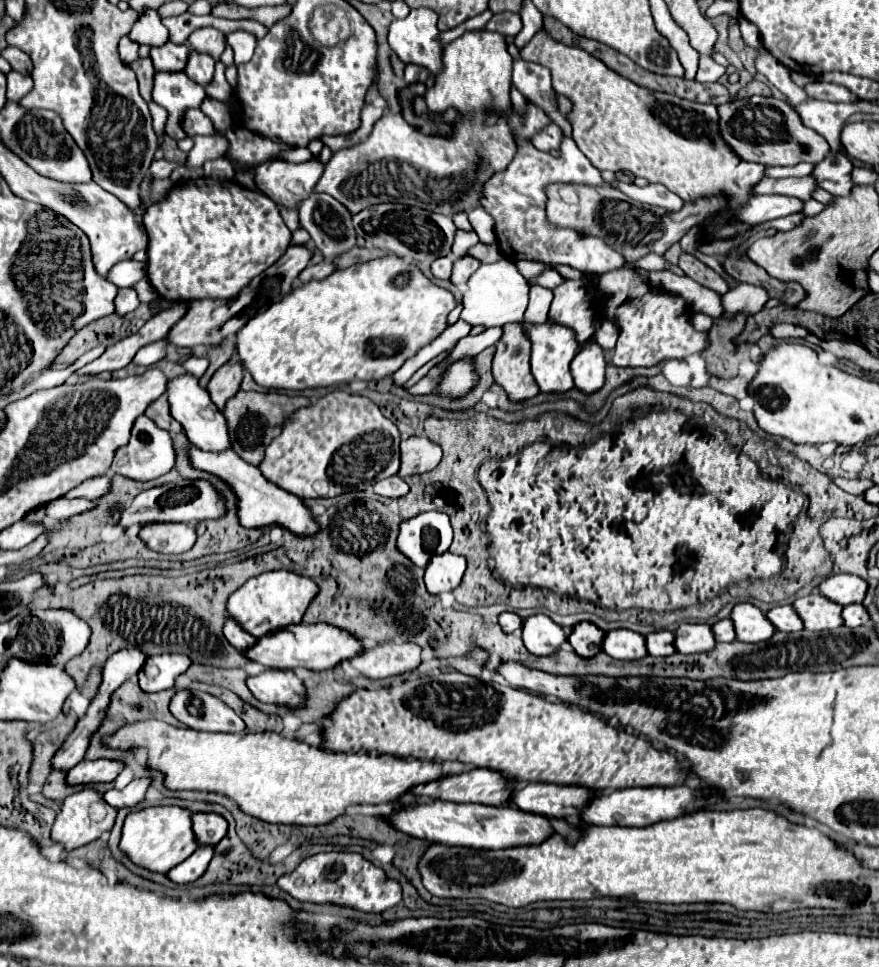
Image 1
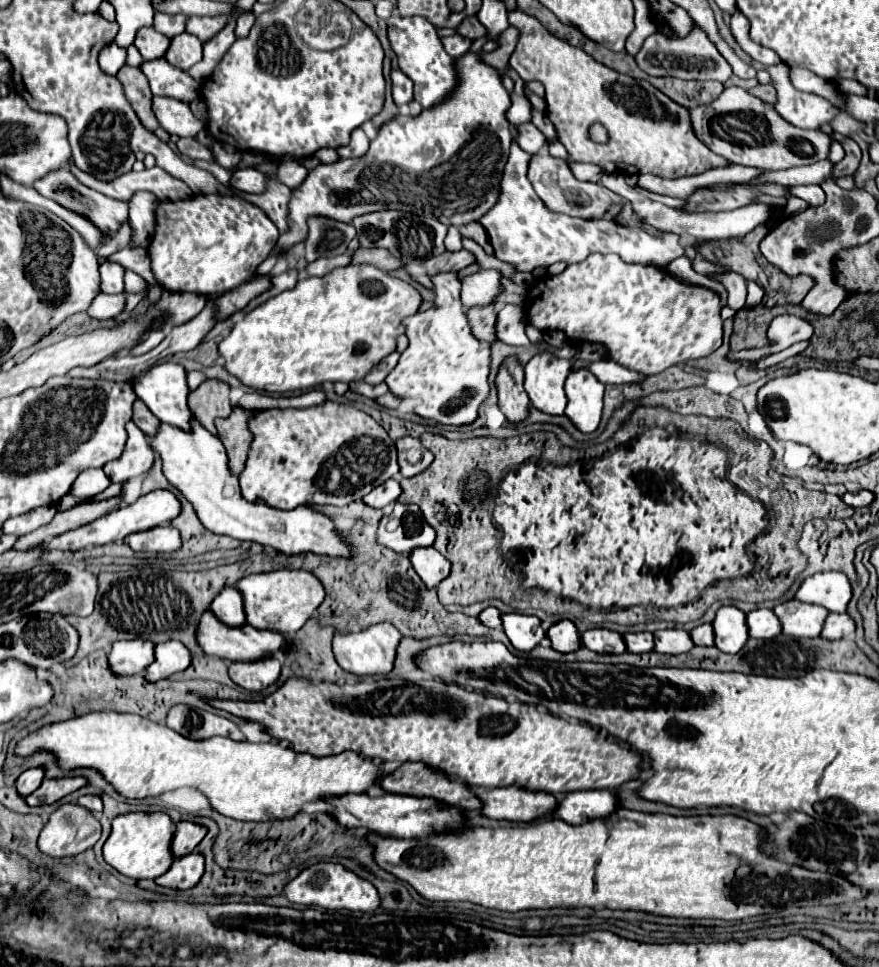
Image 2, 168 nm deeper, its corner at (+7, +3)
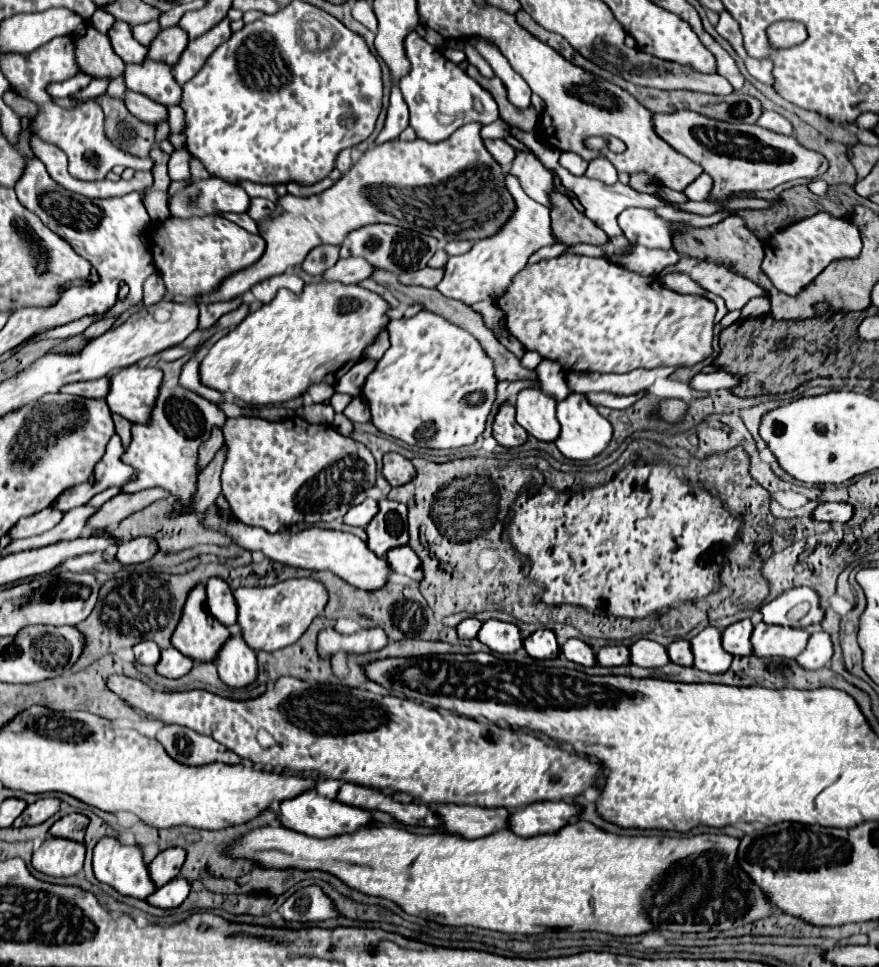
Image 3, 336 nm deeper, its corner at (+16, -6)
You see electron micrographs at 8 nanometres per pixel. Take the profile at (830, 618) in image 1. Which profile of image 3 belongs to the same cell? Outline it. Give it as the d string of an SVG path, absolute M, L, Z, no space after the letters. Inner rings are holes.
M756 624L752 632L752 654L758 658L796 658L806 646L810 634L802 628L784 628L770 624Z

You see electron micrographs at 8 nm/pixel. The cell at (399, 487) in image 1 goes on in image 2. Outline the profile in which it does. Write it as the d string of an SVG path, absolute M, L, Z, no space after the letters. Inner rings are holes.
M389 479L389 481L377 485L371 493L367 493L367 495L363 497L363 501L365 501L367 505L371 505L371 507L383 509L387 503L397 501L399 495L401 495L401 485L399 485L399 481Z

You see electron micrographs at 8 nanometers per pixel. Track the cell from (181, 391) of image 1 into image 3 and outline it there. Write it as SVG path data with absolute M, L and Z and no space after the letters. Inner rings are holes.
M128 366L110 376L110 392L106 404L114 414L130 422L146 424L162 384L162 370Z

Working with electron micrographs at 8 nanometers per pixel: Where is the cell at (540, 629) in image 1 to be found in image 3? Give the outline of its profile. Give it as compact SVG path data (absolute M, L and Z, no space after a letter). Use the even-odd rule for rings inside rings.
M486 620L476 636L482 644L498 654L512 654L522 648L522 638L518 626L500 620Z

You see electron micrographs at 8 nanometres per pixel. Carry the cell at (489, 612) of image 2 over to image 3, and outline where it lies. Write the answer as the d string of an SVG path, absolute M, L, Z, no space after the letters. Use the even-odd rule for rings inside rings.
M466 618L466 620L462 620L462 622L456 626L456 630L458 630L458 636L460 636L462 640L468 640L468 638L476 638L480 626L482 626L480 620L476 620L476 618Z

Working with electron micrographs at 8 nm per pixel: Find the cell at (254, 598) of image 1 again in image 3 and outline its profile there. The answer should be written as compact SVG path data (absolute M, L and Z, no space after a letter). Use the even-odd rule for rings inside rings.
M296 578L268 588L238 588L234 590L234 600L238 606L238 624L248 646L254 650L274 652L294 644L308 630L312 620L322 614L328 602L328 592L324 584L312 578Z

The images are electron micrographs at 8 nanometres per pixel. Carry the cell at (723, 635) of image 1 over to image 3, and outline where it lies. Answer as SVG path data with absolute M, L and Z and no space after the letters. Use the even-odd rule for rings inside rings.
M676 640L676 642L668 644L666 652L670 656L670 662L680 664L680 666L690 666L694 660L692 652L690 652L690 644L686 640Z

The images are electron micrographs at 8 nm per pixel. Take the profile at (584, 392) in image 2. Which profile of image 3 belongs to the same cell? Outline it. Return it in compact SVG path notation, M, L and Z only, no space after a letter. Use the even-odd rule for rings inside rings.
M570 394L566 400L558 402L556 418L562 426L562 432L554 444L560 450L560 454L568 460L592 460L594 456L602 454L612 440L612 424L604 416L600 416L598 410L592 404L588 404L588 400L582 394Z

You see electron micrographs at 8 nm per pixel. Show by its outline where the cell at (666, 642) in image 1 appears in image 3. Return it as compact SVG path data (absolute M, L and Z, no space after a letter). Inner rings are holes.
M604 646L596 652L596 664L598 666L626 666L630 664L630 656L628 656L628 648L626 646Z

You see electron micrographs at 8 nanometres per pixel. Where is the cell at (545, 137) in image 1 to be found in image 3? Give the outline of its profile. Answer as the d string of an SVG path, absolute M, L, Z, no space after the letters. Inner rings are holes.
M484 140L484 148L488 148L492 158L502 164L502 168L508 168L514 160L514 148L508 146L504 140Z

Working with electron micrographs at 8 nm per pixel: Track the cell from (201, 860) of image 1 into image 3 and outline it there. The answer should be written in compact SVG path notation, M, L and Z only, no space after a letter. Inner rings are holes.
M174 878L172 882L168 882L166 886L158 888L154 894L150 894L146 898L146 902L150 906L156 906L156 908L162 908L162 910L168 910L168 908L178 908L186 896L190 892L190 884L184 880L184 878Z

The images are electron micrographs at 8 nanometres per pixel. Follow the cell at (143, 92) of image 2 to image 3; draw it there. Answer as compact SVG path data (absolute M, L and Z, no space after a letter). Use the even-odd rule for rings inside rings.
M98 96L98 102L104 110L106 122L104 132L112 138L116 148L146 158L154 144L154 126L142 120L136 120L124 106L122 100L114 100L110 96Z

